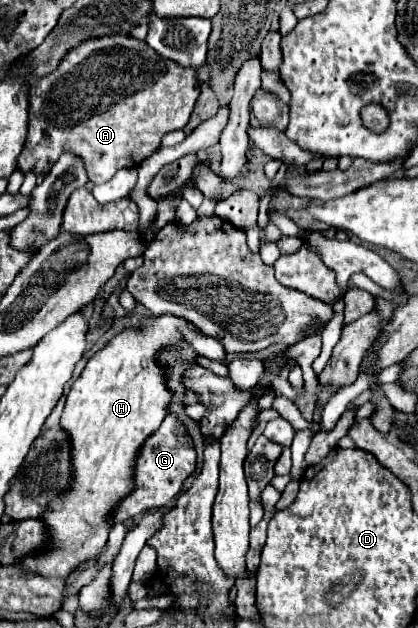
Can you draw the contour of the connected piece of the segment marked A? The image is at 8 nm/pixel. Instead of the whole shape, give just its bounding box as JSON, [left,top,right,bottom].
[17,33,201,185]

